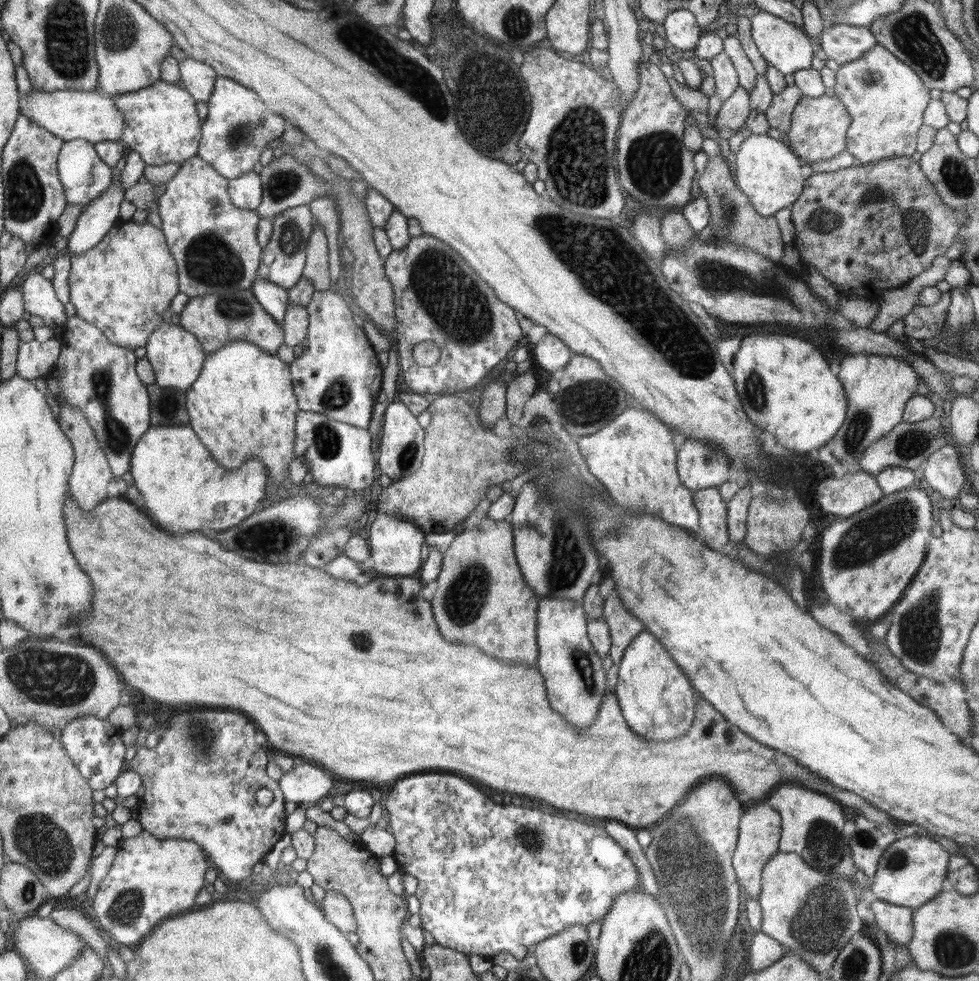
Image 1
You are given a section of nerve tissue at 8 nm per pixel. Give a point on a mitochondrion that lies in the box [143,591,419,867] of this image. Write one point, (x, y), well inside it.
(201, 737)

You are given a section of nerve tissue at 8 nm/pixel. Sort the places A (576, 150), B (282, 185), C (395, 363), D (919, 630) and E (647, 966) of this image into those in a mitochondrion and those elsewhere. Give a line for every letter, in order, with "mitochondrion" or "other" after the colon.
A: mitochondrion
B: mitochondrion
C: other
D: mitochondrion
E: mitochondrion

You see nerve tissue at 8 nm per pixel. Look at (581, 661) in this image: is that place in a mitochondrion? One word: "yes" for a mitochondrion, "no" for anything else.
yes

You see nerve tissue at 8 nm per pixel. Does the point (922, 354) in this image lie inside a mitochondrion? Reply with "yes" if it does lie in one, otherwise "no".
no

